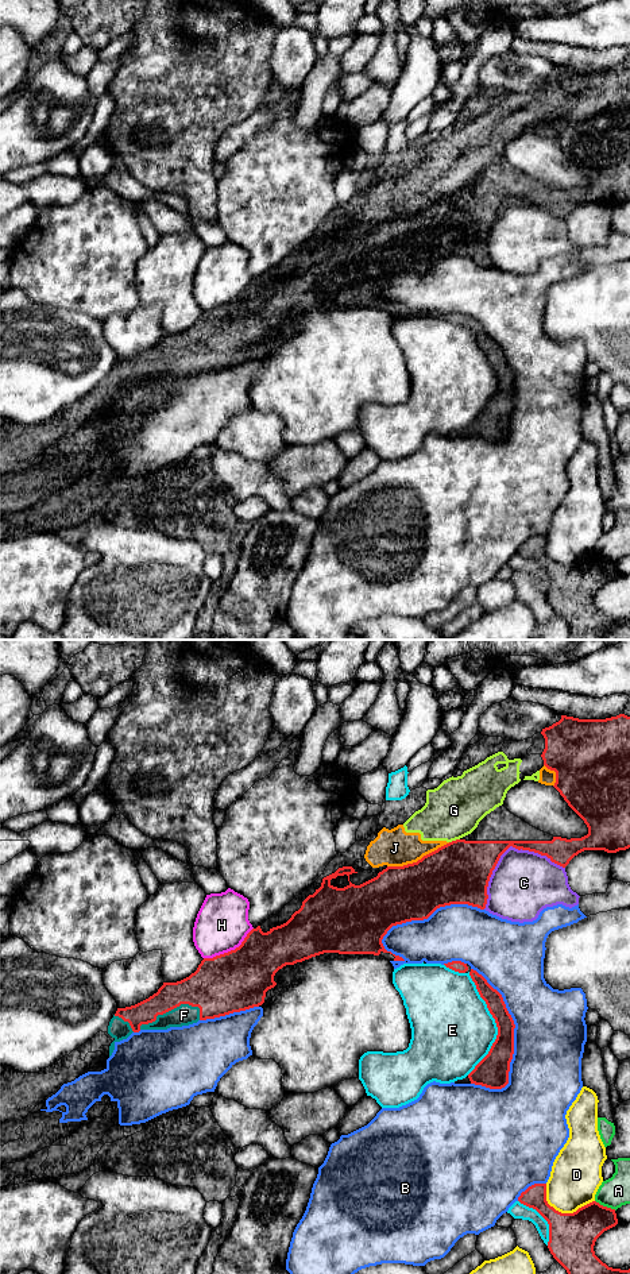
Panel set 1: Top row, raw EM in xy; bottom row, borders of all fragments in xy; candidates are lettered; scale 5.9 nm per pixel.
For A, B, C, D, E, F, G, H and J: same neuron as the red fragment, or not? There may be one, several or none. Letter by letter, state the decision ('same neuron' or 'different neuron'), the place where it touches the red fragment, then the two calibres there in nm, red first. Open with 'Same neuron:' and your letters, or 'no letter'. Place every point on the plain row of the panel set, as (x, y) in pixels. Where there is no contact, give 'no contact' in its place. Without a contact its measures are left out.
Same neuron: F
A: different neuron; contact xy (606, 559); calibres 260 and 180 nm
B: different neuron; contact xy (514, 379); calibres 160 and 420 nm
C: different neuron; contact xy (506, 201); calibres 300 and 380 nm
D: different neuron; contact xy (560, 564); calibres 280 and 300 nm
E: different neuron; contact xy (495, 374); calibres 160 and 460 nm
F: same neuron; contact xy (167, 363); calibres 220 and 130 nm
G: different neuron; contact xy (453, 193); calibres 360 and 340 nm
H: different neuron; contact xy (231, 302); calibres 360 and 320 nm
J: different neuron; contact xy (418, 212); calibres 360 and 220 nm

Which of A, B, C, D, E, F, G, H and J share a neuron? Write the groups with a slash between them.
A / B / C / D / E / F / G J / H

